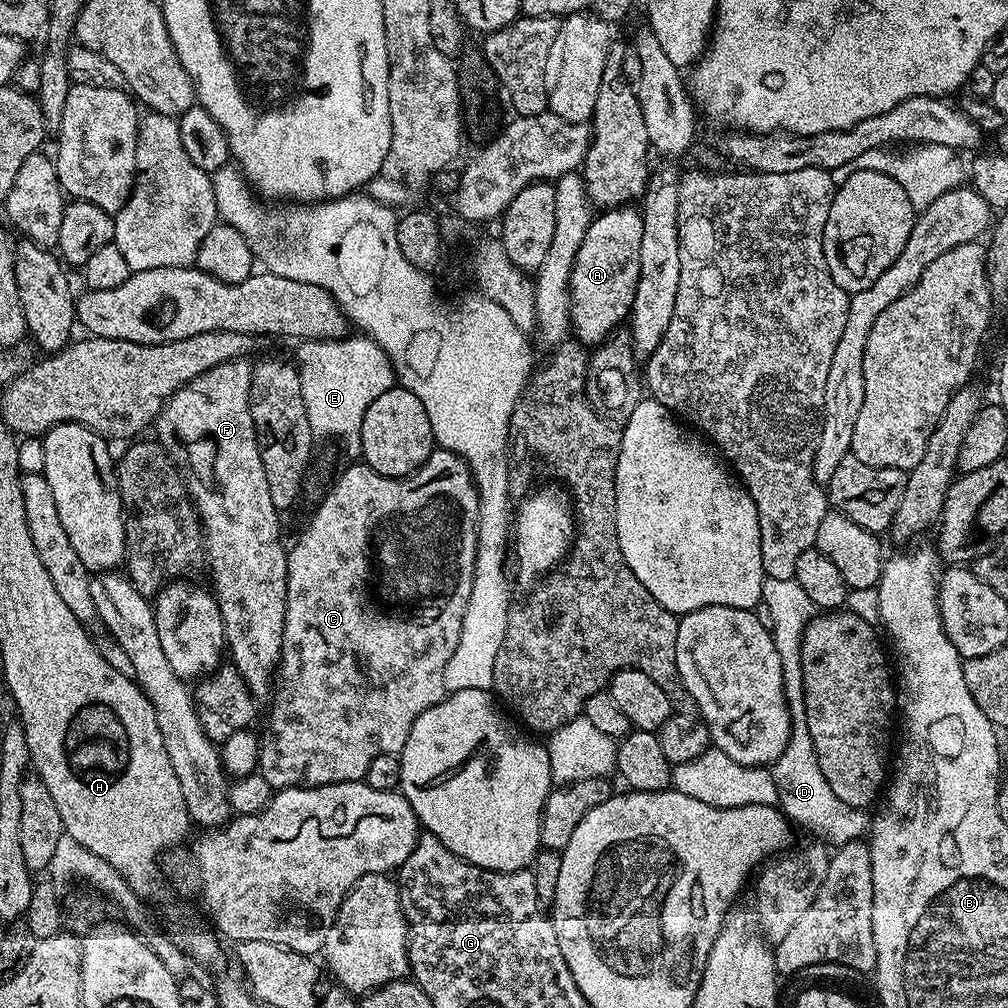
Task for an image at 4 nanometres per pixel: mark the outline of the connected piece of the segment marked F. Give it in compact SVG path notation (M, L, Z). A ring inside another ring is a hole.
M247 359L227 360L224 364L214 366L206 370L198 378L194 378L188 384L183 384L173 396L169 396L164 402L164 408L154 421L155 439L164 448L173 464L180 470L180 476L184 479L184 485L188 491L188 497L192 499L192 505L196 507L196 513L200 517L203 537L203 555L208 556L208 568L212 571L211 591L216 597L220 613L224 619L224 638L227 651L232 651L231 663L240 671L244 681L248 683L248 689L257 698L267 697L270 685L274 680L274 673L280 663L280 651L282 650L282 634L284 633L284 619L286 618L286 582L288 581L288 552L286 544L280 541L280 516L281 513L274 506L270 498L270 486L266 482L266 469L262 466L262 454L258 450L258 438L254 430L254 422L250 414L250 382L252 381L253 365Z

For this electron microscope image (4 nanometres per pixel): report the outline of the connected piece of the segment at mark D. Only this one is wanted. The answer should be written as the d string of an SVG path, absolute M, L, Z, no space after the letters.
M765 577L763 582L761 603L769 607L771 618L774 621L774 628L771 632L772 641L775 644L775 650L778 652L779 662L782 663L784 697L787 699L792 720L791 736L787 742L787 748L772 766L775 784L778 786L779 807L791 821L795 822L796 820L802 824L807 823L825 832L827 836L825 839L831 845L839 846L850 841L859 840L867 833L870 826L870 818L863 809L850 806L849 803L844 802L834 794L834 790L831 789L826 776L822 774L822 768L818 764L817 754L813 748L813 739L810 738L809 723L806 722L805 688L802 682L801 638L804 636L805 626L815 615L815 604L810 602L810 598L806 595L806 590L798 585L795 578L780 579L768 577Z

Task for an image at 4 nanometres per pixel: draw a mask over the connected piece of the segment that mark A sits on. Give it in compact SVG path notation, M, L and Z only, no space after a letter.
M621 206L601 211L586 230L582 246L574 258L570 274L570 332L575 339L585 346L599 346L629 319L634 306L634 294L638 290L638 250L642 246L641 209L636 206Z

